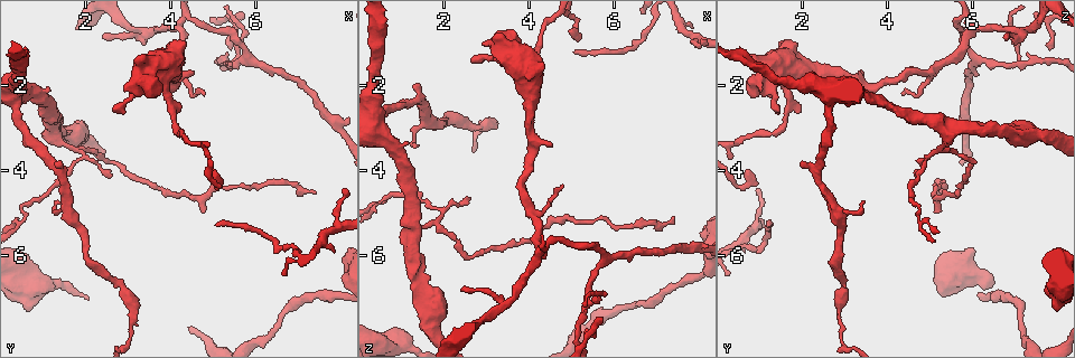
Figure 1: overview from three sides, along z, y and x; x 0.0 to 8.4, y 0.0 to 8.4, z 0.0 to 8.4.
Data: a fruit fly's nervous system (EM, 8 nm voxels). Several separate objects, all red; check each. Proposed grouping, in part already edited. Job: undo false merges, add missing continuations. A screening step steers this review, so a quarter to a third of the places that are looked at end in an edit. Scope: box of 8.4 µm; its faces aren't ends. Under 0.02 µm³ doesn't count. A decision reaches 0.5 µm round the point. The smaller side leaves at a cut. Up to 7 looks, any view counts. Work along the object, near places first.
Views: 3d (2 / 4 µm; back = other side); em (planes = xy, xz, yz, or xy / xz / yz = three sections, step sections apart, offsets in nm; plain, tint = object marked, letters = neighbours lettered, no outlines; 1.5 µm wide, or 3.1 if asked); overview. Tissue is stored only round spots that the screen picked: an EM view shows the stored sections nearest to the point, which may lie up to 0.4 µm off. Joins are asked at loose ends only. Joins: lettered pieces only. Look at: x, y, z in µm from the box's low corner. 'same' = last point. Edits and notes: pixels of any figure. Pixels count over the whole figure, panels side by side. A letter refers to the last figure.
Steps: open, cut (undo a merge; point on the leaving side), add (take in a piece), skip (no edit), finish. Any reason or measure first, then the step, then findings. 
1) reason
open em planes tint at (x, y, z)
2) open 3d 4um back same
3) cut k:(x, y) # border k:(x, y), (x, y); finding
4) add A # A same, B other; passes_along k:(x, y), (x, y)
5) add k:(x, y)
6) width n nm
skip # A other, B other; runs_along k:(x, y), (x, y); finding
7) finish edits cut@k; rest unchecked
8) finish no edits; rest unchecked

calibre changes
open em planes plain at (4.00, 1.70, 2.45)

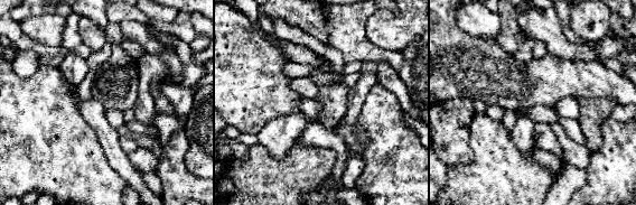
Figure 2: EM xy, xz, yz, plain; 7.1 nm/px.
what lies round it
open em planes letters same

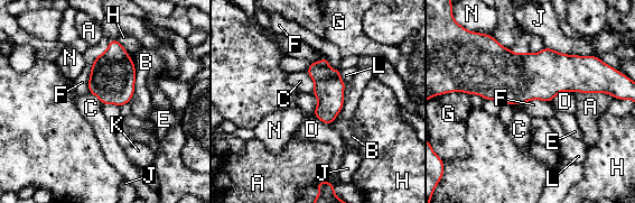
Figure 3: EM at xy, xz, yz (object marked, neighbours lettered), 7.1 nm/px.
skip # A other, B other, C other, D other, E other, F other, G other, H other, J other, K other, L other, N other; border 3:(92, 64), (87, 92); all the same neuron

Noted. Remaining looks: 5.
four or more arms meet
open 3d 4um at (4.15, 0.65, 6.00)

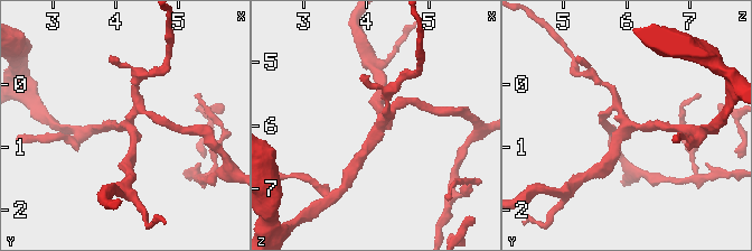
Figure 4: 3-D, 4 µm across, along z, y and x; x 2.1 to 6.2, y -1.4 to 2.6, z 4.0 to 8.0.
arms 4
open em yz step 4 tint at (4.15, 0.65, 5.95)

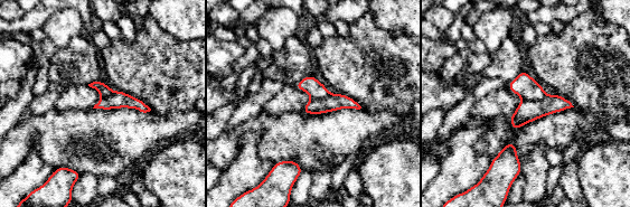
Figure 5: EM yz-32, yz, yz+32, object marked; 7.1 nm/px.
another direction
open em planes letters same

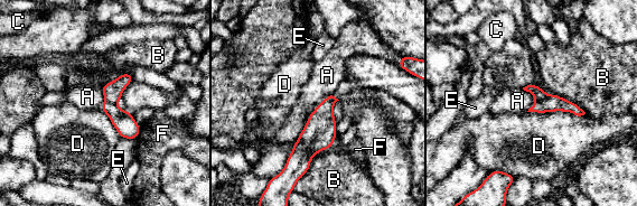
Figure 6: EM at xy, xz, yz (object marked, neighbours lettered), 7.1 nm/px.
longest_contact D 420 nm
cut 6:(533, 89) # A other, B other, C other, D other, E other, F other; border 6:(547, 95), (537, 101); two neurons meet here

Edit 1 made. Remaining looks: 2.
see it whole again
open overview

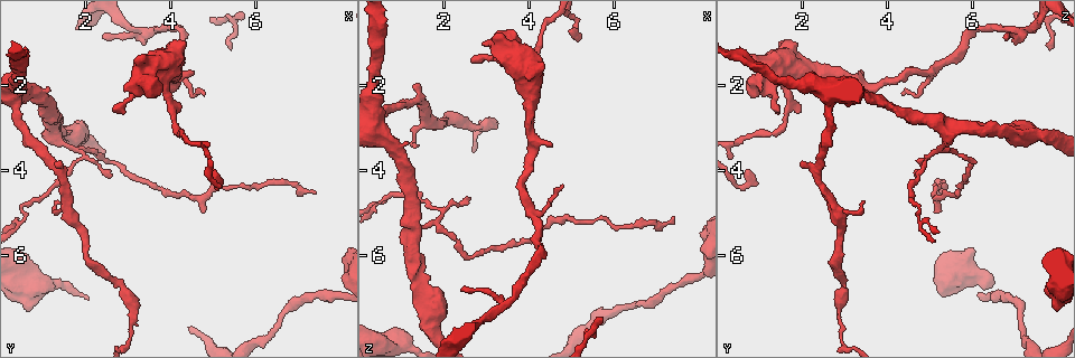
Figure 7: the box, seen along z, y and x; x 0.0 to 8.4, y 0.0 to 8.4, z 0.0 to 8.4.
open em planes letters at (7.90, 6.95, 6.50)

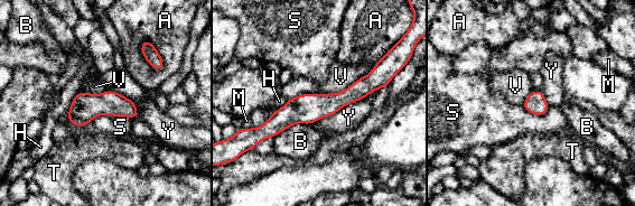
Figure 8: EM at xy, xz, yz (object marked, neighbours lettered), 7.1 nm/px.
skip # A other, B other, H other, M other, S other, T other, V other, Y other; border 8:(131, 118), (99, 114), (83, 127); one neuron here

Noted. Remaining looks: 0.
finish edits cut@6; rest unchecked

